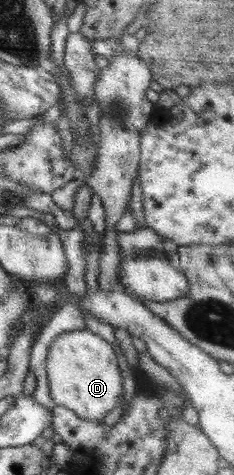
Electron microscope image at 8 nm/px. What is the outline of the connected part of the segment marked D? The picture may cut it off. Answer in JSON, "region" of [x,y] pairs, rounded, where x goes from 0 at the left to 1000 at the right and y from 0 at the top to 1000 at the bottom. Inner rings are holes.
{"region":[[[376,691],[248,705],[209,728],[192,764],[214,829],[239,853],[299,861],[346,884],[440,888],[526,829],[504,749],[449,714]]]}

